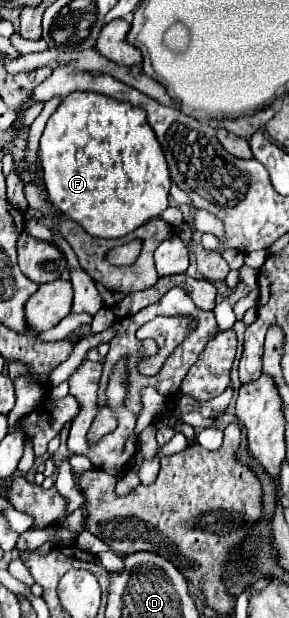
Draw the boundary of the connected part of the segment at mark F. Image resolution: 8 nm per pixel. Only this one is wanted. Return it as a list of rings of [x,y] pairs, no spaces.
[[[74,91],[60,101],[40,139],[40,165],[52,205],[94,237],[124,237],[168,207],[168,165],[162,147],[146,121],[146,113],[130,103],[100,93]]]

